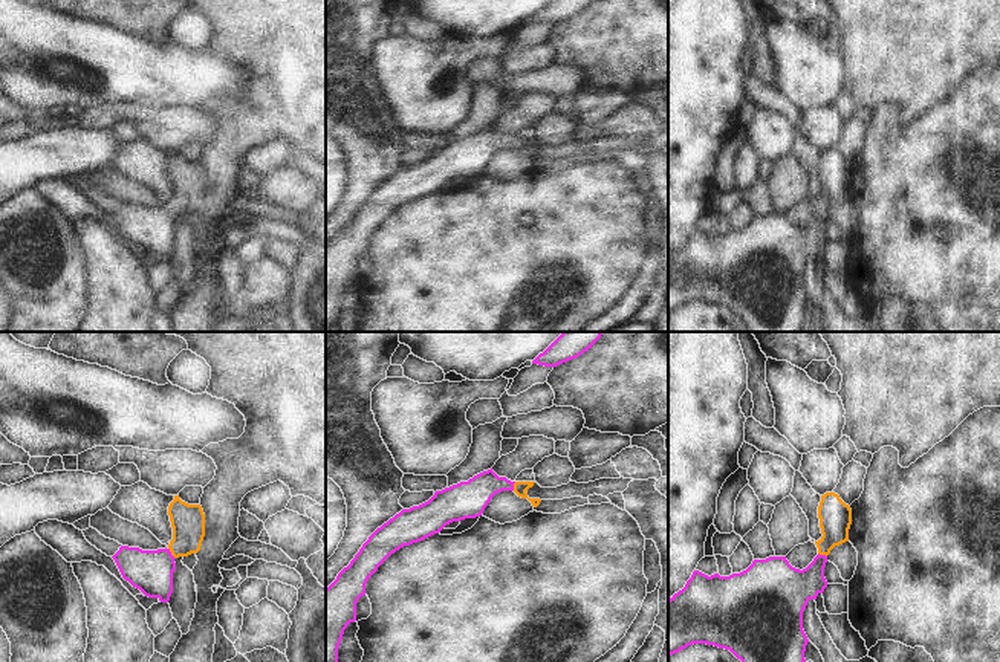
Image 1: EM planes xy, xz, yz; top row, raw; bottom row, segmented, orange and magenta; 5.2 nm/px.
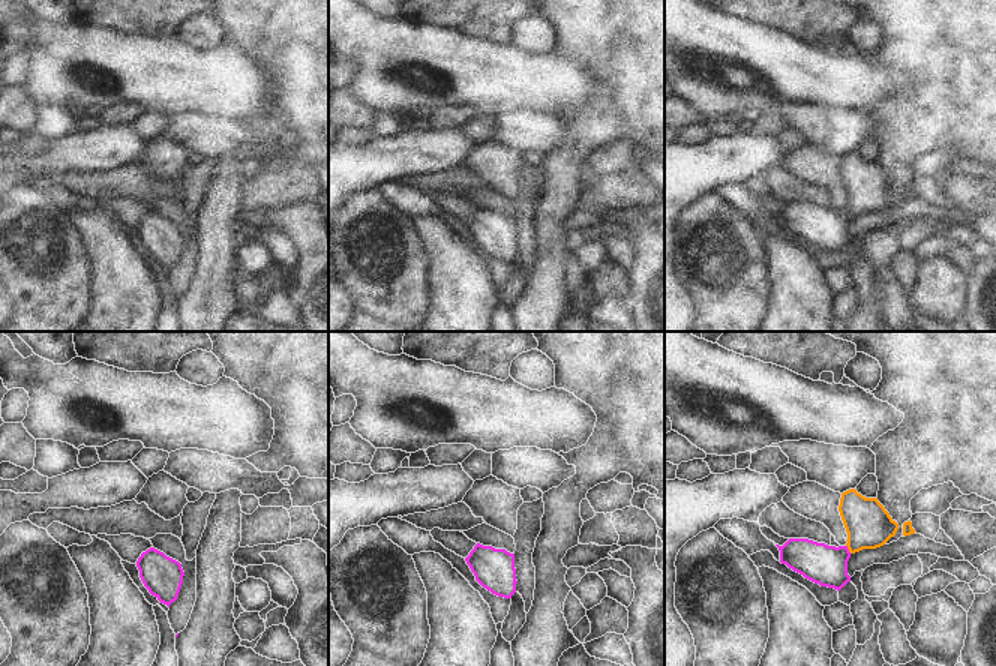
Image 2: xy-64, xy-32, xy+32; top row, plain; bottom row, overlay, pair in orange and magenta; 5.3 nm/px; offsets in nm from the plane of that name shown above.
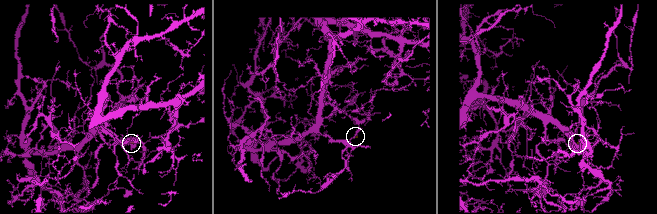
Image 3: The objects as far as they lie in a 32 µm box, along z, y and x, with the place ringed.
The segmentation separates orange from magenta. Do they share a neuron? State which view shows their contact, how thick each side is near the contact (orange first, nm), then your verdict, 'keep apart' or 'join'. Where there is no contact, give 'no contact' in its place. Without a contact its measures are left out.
xy | 180/220 nm | join

